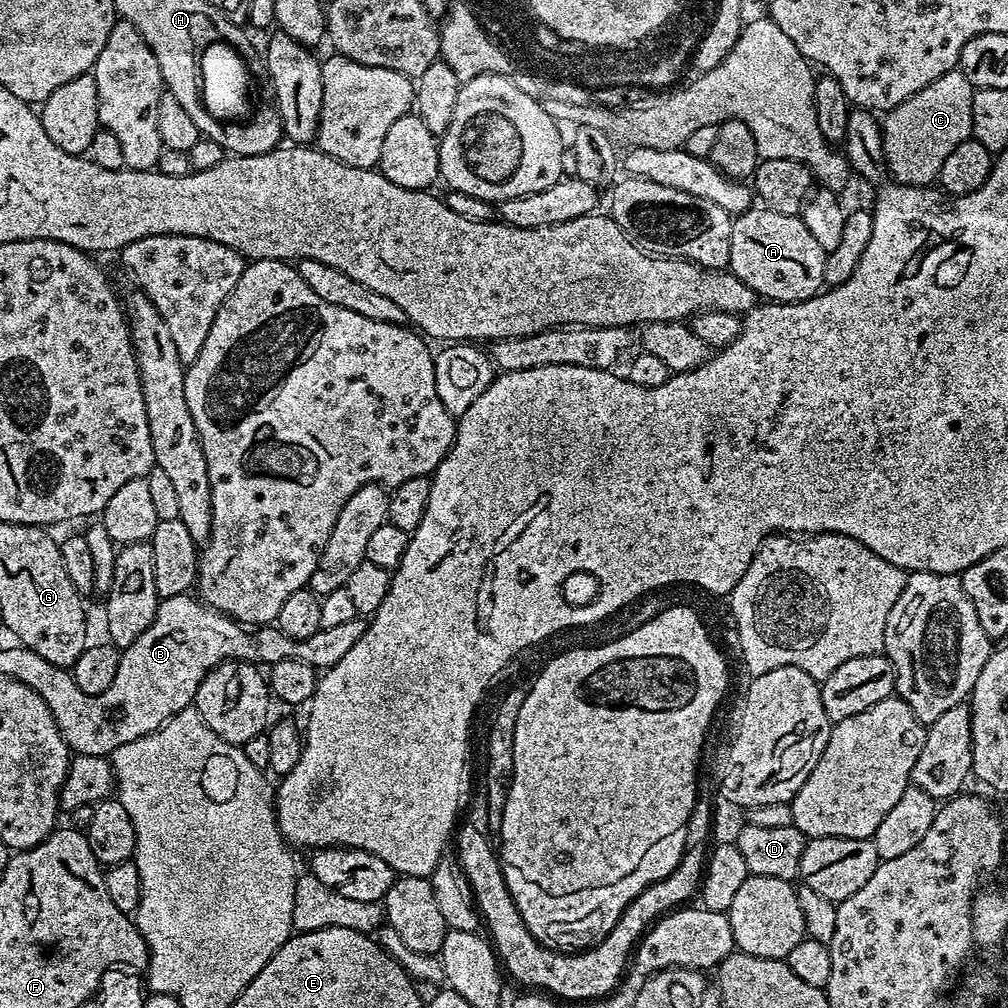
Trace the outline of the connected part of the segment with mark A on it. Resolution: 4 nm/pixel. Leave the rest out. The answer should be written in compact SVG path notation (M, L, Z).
M753 206L733 219L730 262L727 267L739 280L746 282L746 286L750 286L750 290L754 290L757 297L768 302L797 304L800 300L809 300L825 287L826 253L822 246L799 215L779 212L772 207Z

